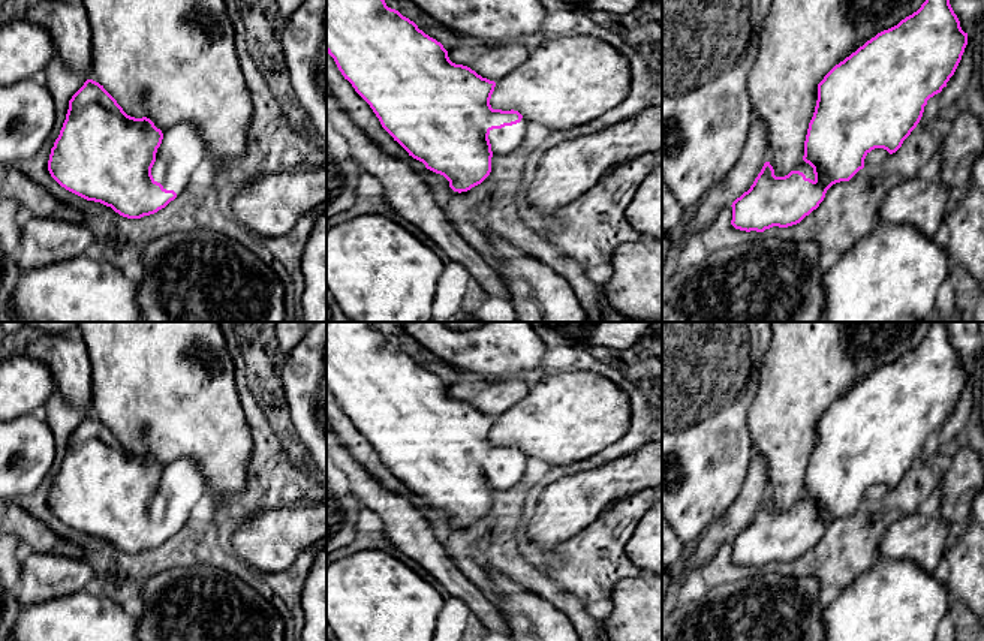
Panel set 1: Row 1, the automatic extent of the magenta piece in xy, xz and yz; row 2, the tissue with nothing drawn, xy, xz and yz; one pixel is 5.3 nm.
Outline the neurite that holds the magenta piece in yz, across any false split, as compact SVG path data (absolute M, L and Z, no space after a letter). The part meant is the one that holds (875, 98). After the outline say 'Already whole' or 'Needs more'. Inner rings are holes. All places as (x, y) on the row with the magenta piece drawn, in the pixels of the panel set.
M926 0L917 12L878 33L836 64L818 84L818 100L809 123L803 159L785 177L776 177L770 162L765 162L750 189L732 202L731 225L746 232L797 225L819 207L833 184L849 181L863 169L864 159L872 150L884 148L890 154L896 153L920 123L927 100L947 87L966 45L968 33L962 30L950 0Z. Needs more

